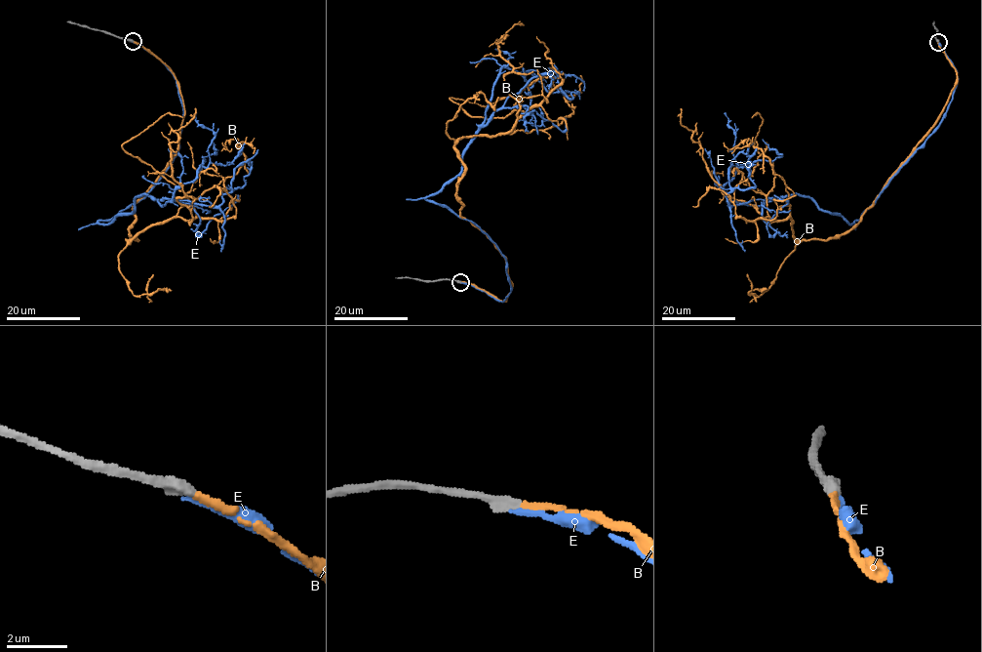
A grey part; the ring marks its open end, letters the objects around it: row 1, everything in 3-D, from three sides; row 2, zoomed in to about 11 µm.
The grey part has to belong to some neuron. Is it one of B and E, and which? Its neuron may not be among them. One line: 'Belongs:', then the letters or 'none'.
Belongs: B

